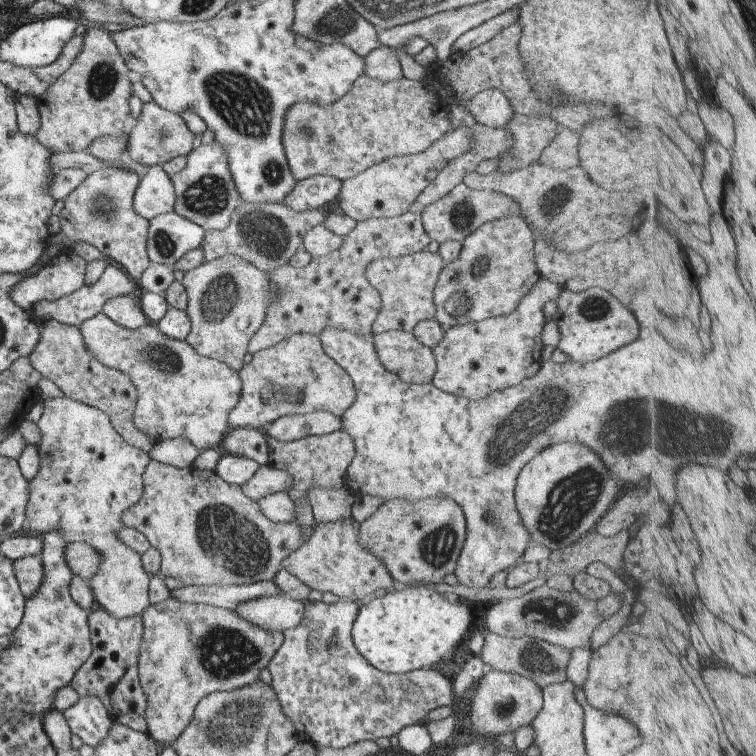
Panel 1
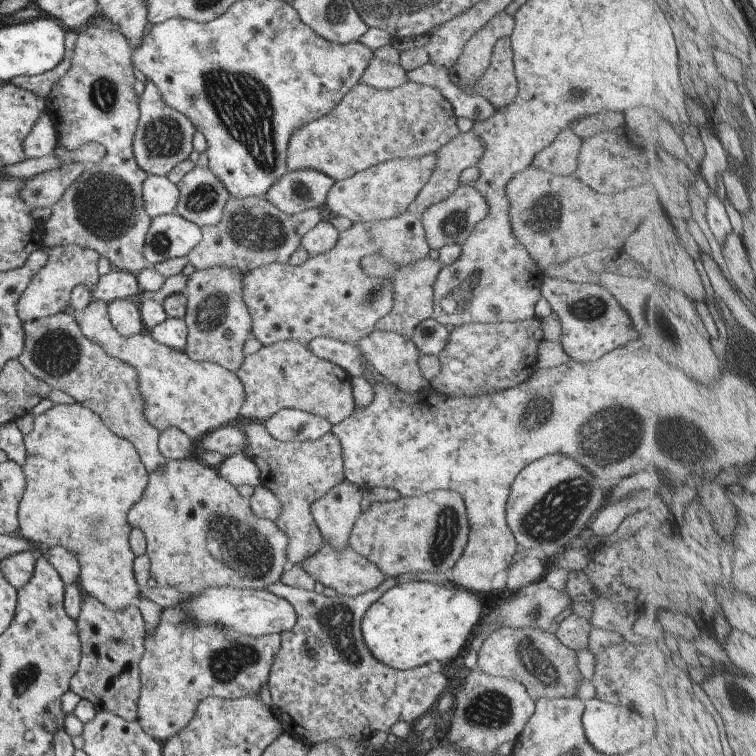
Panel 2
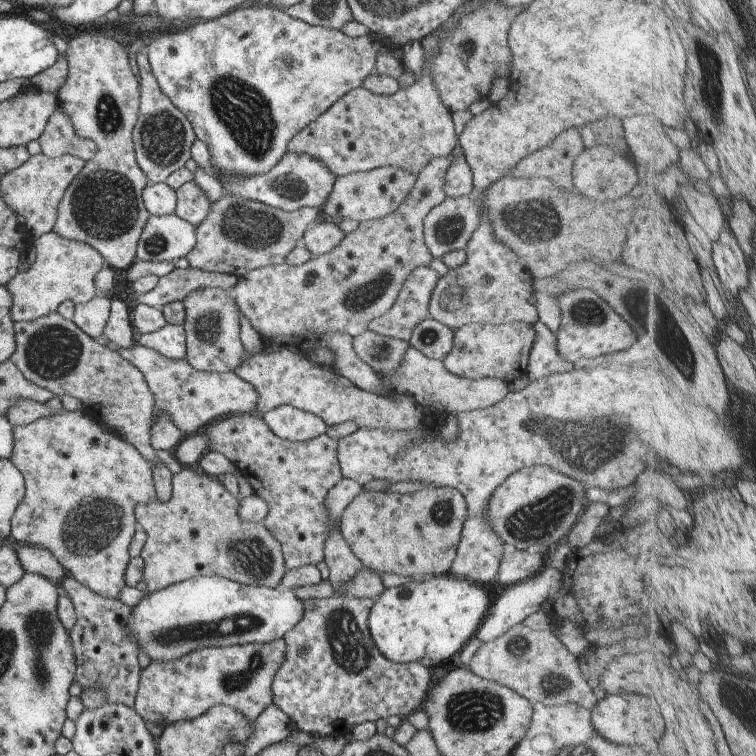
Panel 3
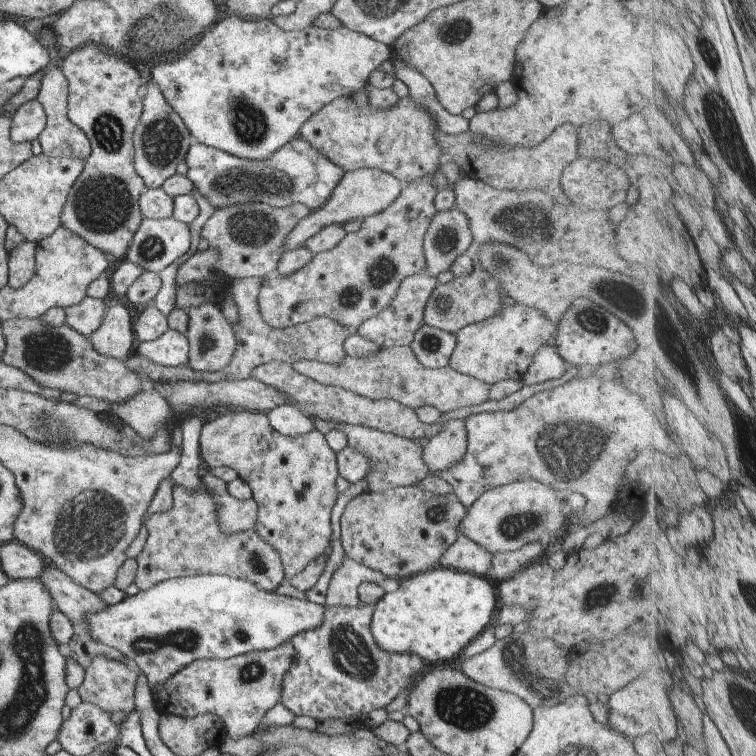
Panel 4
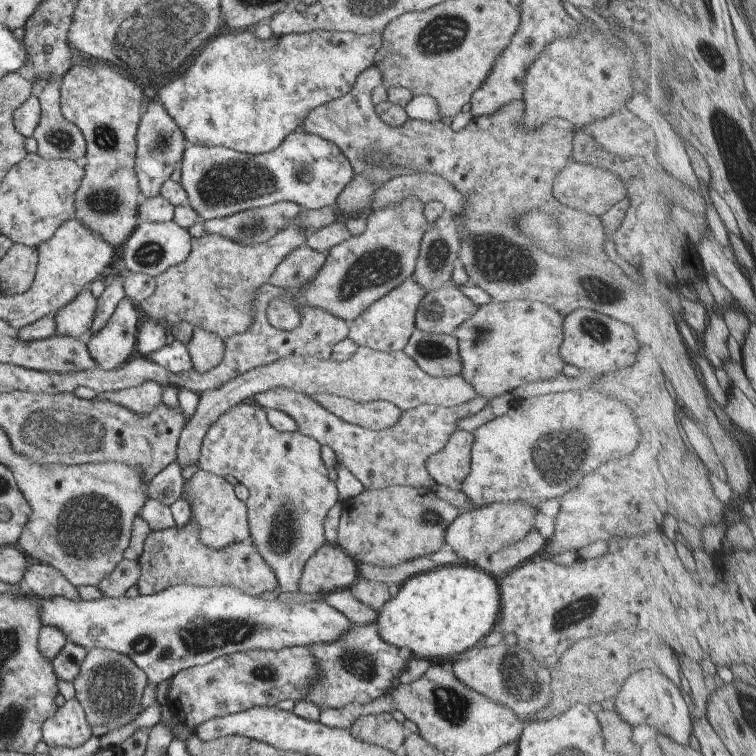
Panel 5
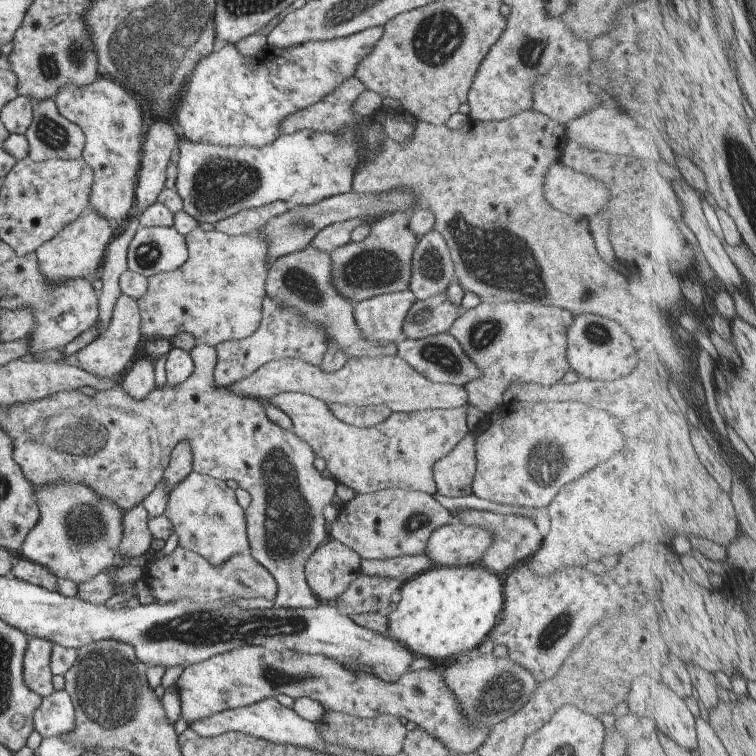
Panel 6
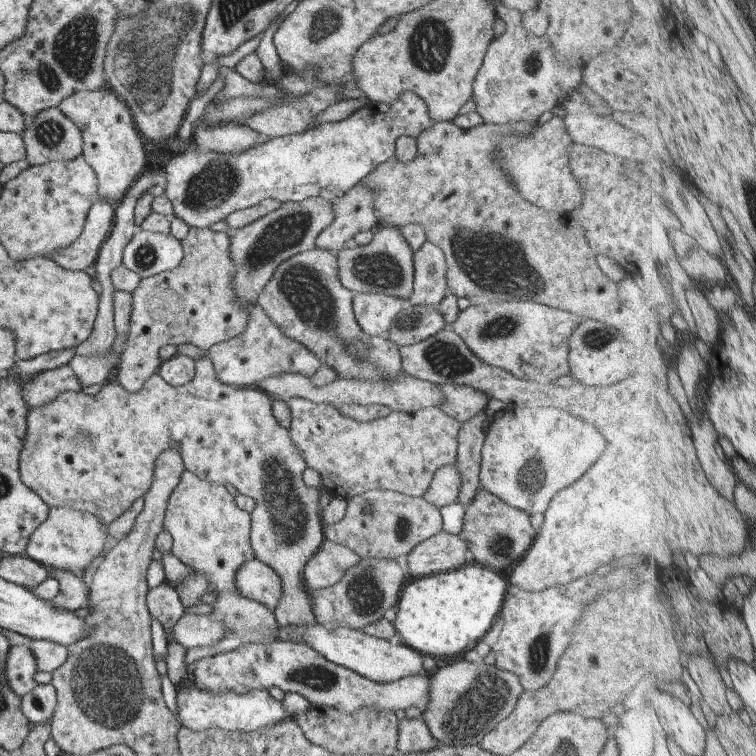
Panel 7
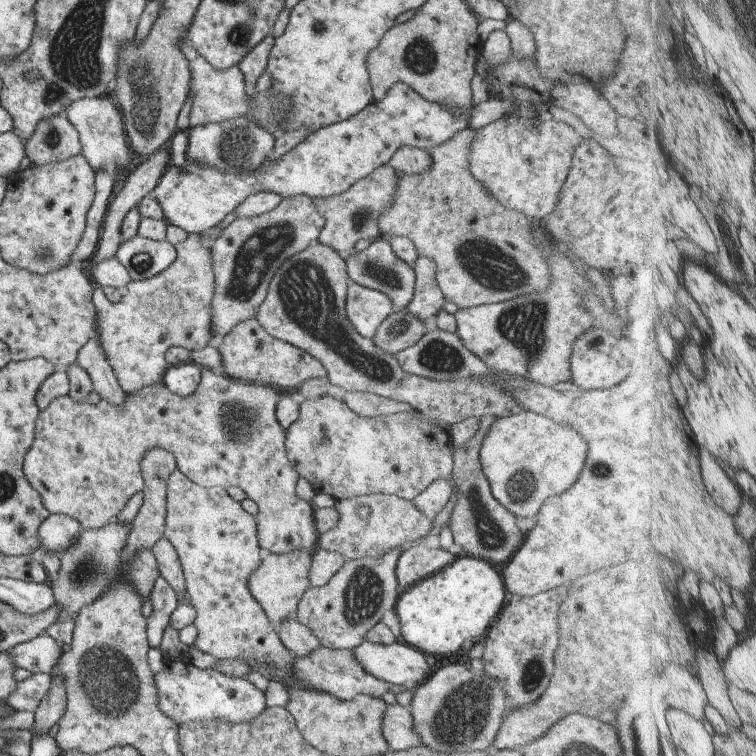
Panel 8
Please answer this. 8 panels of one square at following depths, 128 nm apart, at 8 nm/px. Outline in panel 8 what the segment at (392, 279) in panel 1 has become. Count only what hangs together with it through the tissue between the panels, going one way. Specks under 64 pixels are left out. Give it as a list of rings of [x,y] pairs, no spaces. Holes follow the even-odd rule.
[[[348,281],[344,313],[360,337],[371,339],[377,327],[391,312],[390,300],[382,292]]]

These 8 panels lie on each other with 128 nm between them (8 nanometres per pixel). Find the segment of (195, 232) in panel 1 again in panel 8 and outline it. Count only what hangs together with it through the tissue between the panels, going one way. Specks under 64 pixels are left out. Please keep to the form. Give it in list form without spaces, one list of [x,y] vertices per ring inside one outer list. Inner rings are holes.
[[[136,234],[121,242],[114,257],[125,267],[131,281],[140,281],[165,270],[175,260],[176,250],[166,240],[155,242]]]

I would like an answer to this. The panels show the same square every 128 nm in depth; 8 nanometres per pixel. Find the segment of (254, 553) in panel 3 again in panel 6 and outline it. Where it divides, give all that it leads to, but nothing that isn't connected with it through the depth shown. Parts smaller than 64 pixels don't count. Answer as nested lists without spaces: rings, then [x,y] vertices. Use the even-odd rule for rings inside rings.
[[[178,546],[169,555],[149,564],[141,577],[159,603],[171,603],[183,598],[201,603],[219,601],[227,596],[235,599],[265,598],[273,603],[276,595],[275,579],[266,568],[253,560],[249,551],[227,559],[220,567],[211,567],[202,556]]]

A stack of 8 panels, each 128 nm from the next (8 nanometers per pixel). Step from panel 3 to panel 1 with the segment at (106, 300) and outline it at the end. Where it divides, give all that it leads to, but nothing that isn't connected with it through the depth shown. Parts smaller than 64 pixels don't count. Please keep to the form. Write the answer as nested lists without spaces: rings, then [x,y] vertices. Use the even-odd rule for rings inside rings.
[[[99,312],[94,314],[91,318],[84,320],[79,326],[80,335],[84,340],[86,349],[103,365],[112,369],[120,370],[124,372],[134,384],[136,388],[136,408],[135,416],[133,417],[133,424],[147,436],[152,438],[152,442],[162,441],[173,437],[181,437],[182,439],[188,440],[196,449],[204,450],[213,448],[220,443],[223,435],[229,430],[227,419],[231,409],[237,404],[241,381],[238,377],[237,371],[230,369],[225,363],[220,363],[212,358],[199,356],[194,348],[191,348],[187,341],[178,341],[177,339],[170,339],[169,337],[163,336],[159,331],[155,330],[155,325],[147,322],[143,327],[136,328],[135,330],[126,329],[115,324],[112,320],[109,320],[103,313]]]

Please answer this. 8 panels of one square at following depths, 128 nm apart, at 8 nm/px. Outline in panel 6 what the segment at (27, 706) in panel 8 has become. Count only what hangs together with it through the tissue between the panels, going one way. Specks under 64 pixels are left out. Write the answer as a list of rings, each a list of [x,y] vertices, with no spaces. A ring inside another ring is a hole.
[[[54,691],[41,697],[32,712],[33,729],[42,738],[58,738],[73,729],[74,711],[69,696],[64,691]]]

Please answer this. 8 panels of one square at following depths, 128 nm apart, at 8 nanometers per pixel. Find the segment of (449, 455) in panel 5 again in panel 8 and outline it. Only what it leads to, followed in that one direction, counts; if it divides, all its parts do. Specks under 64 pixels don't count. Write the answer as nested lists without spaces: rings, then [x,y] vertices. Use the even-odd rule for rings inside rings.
[[[447,479],[433,481],[423,492],[414,496],[410,503],[423,516],[432,519],[450,500],[453,494]]]

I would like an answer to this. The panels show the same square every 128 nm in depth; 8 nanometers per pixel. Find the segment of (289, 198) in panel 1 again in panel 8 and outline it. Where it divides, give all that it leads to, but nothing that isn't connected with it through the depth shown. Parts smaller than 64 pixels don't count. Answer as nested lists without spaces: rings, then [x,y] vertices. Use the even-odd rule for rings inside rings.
[[[393,83],[385,91],[379,100],[371,101],[362,111],[359,111],[351,118],[339,121],[338,123],[309,132],[307,136],[297,143],[292,149],[283,153],[276,161],[267,165],[259,165],[251,173],[240,172],[239,176],[234,173],[217,172],[214,168],[207,168],[207,165],[195,164],[187,161],[183,168],[175,167],[170,162],[164,170],[164,174],[153,188],[153,198],[160,204],[163,213],[163,220],[166,224],[172,224],[187,234],[203,234],[215,227],[226,214],[250,194],[259,191],[273,191],[279,194],[280,198],[305,195],[313,197],[328,197],[347,190],[353,183],[373,172],[378,166],[384,165],[391,158],[391,155],[399,147],[418,148],[429,151],[430,148],[438,147],[446,143],[456,132],[468,126],[470,117],[467,110],[459,107],[450,109],[435,101],[428,101],[419,93],[411,90],[406,84]]]

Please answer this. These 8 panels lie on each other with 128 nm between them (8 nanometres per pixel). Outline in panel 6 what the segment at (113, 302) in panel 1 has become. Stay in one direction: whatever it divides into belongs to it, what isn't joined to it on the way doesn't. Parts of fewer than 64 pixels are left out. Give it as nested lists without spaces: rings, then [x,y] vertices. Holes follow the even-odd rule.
[[[119,295],[112,308],[112,315],[105,332],[95,337],[87,346],[80,348],[74,355],[77,364],[89,374],[104,379],[118,378],[123,373],[135,350],[140,347],[140,312],[136,300],[127,295]]]

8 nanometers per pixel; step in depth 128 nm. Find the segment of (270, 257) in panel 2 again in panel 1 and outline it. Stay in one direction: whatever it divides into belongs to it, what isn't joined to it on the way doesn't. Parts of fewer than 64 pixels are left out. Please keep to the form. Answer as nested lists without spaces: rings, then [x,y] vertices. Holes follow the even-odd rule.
[[[240,201],[230,214],[230,221],[223,230],[206,230],[201,239],[203,263],[223,255],[233,255],[252,264],[256,269],[269,272],[287,265],[297,247],[302,244],[305,233],[324,222],[317,209],[303,212],[292,211],[281,203],[247,203]]]

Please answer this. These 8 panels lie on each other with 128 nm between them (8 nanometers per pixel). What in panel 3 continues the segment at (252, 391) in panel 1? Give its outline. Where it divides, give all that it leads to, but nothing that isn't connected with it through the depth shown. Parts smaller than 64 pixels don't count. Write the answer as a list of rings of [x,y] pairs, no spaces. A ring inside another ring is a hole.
[[[287,348],[250,356],[233,371],[241,380],[247,381],[251,386],[254,386],[258,396],[256,412],[260,415],[279,405],[291,405],[306,413],[318,416],[327,427],[334,427],[345,421],[353,421],[357,428],[389,429],[392,431],[412,431],[422,428],[423,406],[417,405],[411,397],[407,395],[394,395],[394,399],[391,400],[391,398],[377,396],[361,390],[354,384],[351,384],[346,378],[339,376],[333,368],[321,368],[307,357],[287,351]]]

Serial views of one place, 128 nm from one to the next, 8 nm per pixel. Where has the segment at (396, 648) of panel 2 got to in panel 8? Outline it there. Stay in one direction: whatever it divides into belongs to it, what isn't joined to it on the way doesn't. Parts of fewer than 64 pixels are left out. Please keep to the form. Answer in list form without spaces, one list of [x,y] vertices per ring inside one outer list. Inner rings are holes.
[[[455,556],[453,562],[440,571],[423,577],[415,584],[398,593],[393,612],[397,615],[400,635],[409,646],[433,656],[449,656],[455,654],[465,639],[479,640],[485,630],[495,620],[501,610],[504,584],[499,570],[486,560],[466,556]]]

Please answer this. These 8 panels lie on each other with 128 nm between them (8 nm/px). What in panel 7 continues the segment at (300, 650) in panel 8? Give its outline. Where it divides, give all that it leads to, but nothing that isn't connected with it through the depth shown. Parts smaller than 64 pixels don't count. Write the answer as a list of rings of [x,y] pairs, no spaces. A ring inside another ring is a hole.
[[[207,355],[201,356],[194,360],[195,374],[183,386],[172,387],[171,384],[167,384],[164,380],[155,372],[147,380],[145,384],[141,386],[141,390],[136,393],[127,392],[121,385],[111,379],[108,383],[101,385],[99,392],[94,396],[89,396],[81,391],[75,392],[62,392],[59,396],[56,396],[48,405],[42,407],[28,408],[28,413],[26,414],[26,435],[23,440],[22,449],[20,450],[18,456],[18,473],[21,482],[27,485],[43,502],[48,506],[49,509],[59,507],[67,508],[69,510],[87,513],[89,515],[96,516],[101,520],[103,526],[107,526],[109,522],[115,520],[116,516],[119,516],[124,510],[127,510],[137,498],[142,498],[143,494],[151,488],[151,481],[153,478],[153,464],[155,464],[155,458],[159,456],[161,451],[166,451],[167,449],[174,449],[179,452],[181,460],[184,464],[185,471],[191,472],[205,480],[208,483],[213,482],[227,486],[231,484],[233,488],[237,489],[239,494],[249,496],[253,499],[255,503],[255,508],[249,513],[250,518],[250,547],[254,552],[254,558],[263,561],[269,568],[272,568],[280,578],[280,584],[282,588],[281,598],[278,600],[276,607],[273,609],[274,619],[279,627],[307,627],[316,624],[315,617],[312,616],[310,609],[310,600],[308,599],[307,590],[303,584],[302,580],[302,570],[305,563],[314,552],[320,547],[322,540],[324,539],[322,533],[323,522],[321,522],[320,511],[321,509],[317,505],[318,496],[321,494],[327,494],[323,486],[319,486],[317,490],[307,486],[303,482],[303,471],[305,470],[305,460],[301,458],[299,450],[295,448],[295,444],[291,442],[288,429],[284,429],[282,426],[277,424],[277,421],[273,418],[271,414],[270,402],[272,398],[257,390],[257,388],[251,387],[234,387],[227,386],[220,383],[215,376],[215,371],[211,364],[210,359]]]

